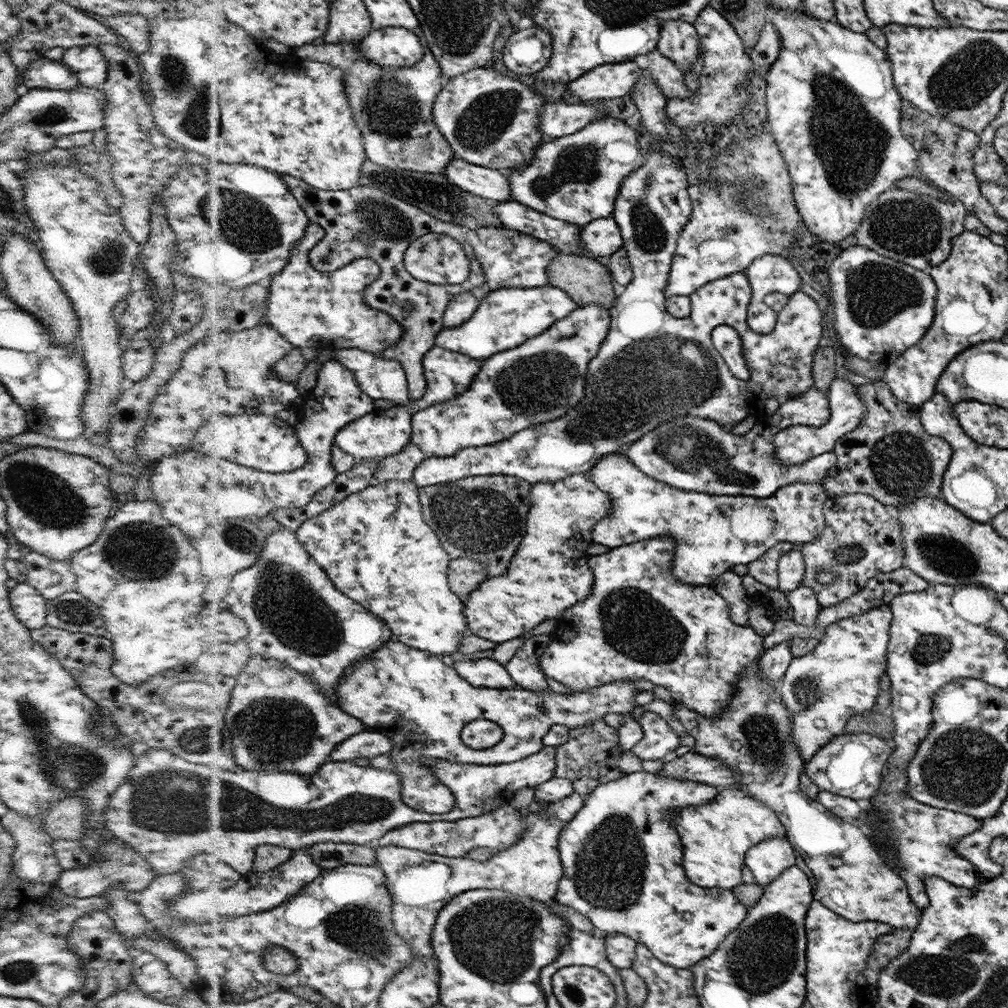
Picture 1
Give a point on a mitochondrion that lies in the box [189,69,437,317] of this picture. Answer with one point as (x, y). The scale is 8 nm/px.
(246, 223)

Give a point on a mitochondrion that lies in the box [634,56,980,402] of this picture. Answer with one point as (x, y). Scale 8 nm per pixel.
(851, 143)

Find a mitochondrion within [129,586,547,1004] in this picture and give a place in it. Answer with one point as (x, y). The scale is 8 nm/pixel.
(493, 938)

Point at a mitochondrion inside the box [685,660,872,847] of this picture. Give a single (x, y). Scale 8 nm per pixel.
(766, 746)

